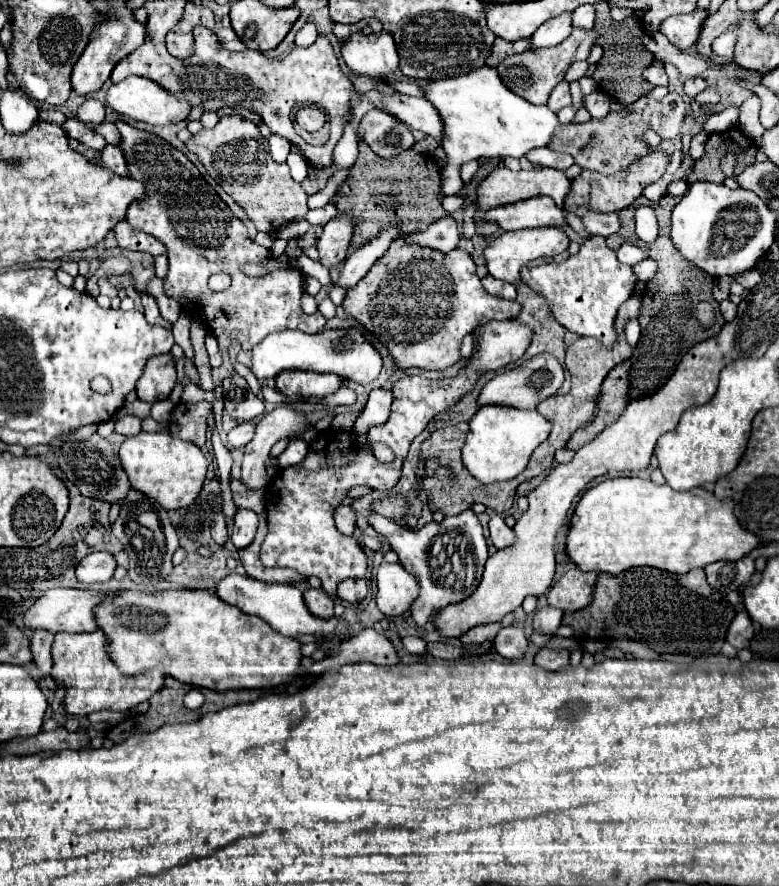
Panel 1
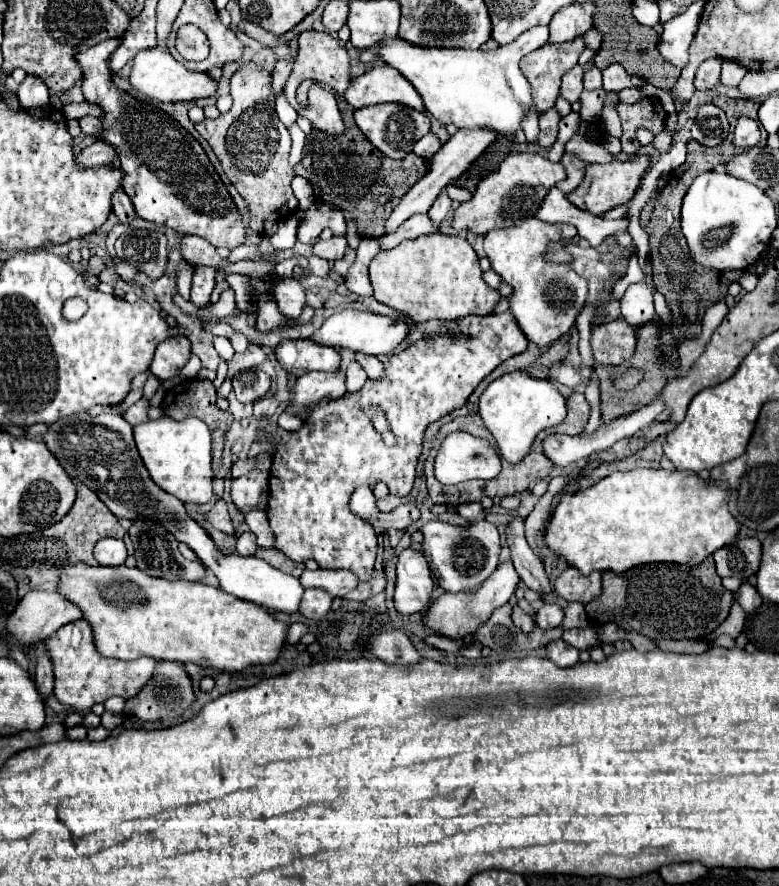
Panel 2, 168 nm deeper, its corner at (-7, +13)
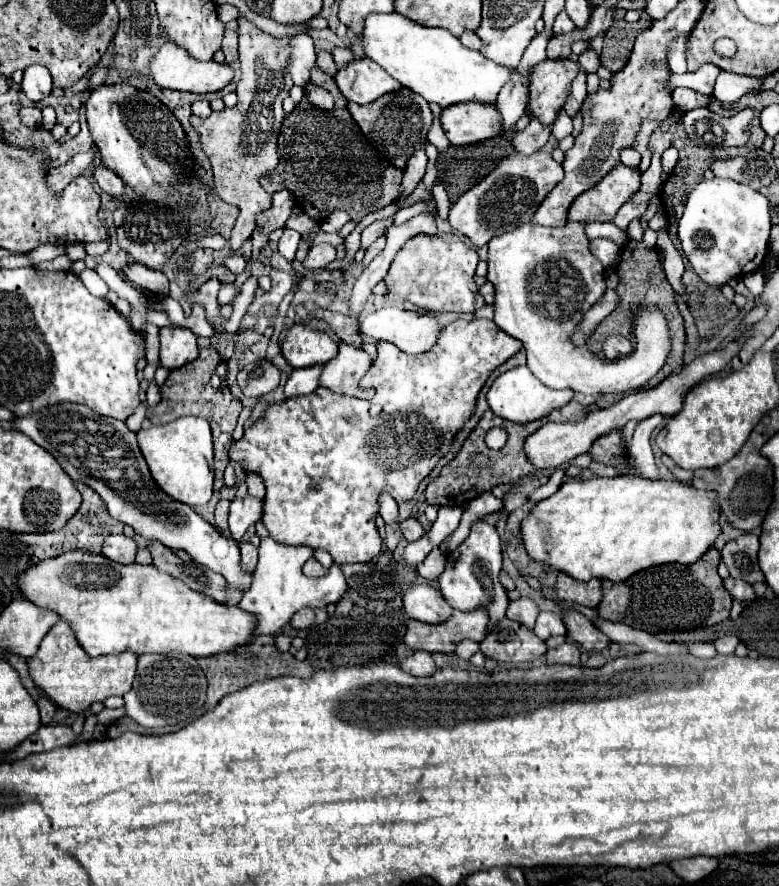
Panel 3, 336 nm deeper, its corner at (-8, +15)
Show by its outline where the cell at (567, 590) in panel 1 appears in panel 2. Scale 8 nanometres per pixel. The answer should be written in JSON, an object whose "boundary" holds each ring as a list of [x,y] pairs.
{"boundary":[[[567,568],[555,580],[555,594],[569,602],[587,604],[601,594],[601,574],[593,572],[589,576],[581,576],[577,568]]]}

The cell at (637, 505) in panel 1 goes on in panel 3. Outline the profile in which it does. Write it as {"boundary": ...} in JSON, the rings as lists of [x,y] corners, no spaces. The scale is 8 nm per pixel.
{"boundary":[[[630,474],[592,480],[572,478],[564,482],[556,494],[538,502],[522,522],[522,542],[528,554],[582,582],[590,578],[622,582],[648,566],[668,562],[692,564],[714,546],[720,534],[720,502],[716,492],[704,492],[680,480],[648,480]]]}

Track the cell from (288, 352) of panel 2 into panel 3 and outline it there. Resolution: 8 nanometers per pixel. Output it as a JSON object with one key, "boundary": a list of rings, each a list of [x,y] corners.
{"boundary":[[[294,324],[284,338],[284,358],[292,368],[310,368],[336,358],[336,344],[328,334]]]}

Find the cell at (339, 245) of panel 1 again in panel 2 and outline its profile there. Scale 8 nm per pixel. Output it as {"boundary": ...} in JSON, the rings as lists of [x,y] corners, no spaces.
{"boundary":[[[333,236],[331,240],[317,240],[313,244],[313,254],[325,260],[339,260],[343,258],[347,248],[347,240],[341,236]]]}

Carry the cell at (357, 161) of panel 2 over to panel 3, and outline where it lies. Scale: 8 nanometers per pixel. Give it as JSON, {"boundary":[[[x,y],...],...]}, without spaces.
{"boundary":[[[314,66],[310,82],[330,90],[334,94],[336,108],[332,112],[324,112],[310,106],[310,102],[304,98],[302,104],[298,104],[296,110],[286,116],[284,128],[278,136],[282,160],[276,172],[264,178],[264,188],[268,188],[268,192],[278,192],[284,186],[294,194],[302,212],[314,220],[324,220],[334,210],[346,210],[358,224],[368,212],[382,210],[400,198],[404,170],[392,166],[390,160],[372,148],[350,116],[346,108],[348,100],[338,92],[334,78],[324,76],[324,72]]]}

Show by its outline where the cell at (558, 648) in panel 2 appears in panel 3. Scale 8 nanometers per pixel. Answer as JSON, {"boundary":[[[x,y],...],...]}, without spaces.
{"boundary":[[[564,642],[562,646],[546,652],[548,664],[580,664],[580,650],[574,642]]]}

